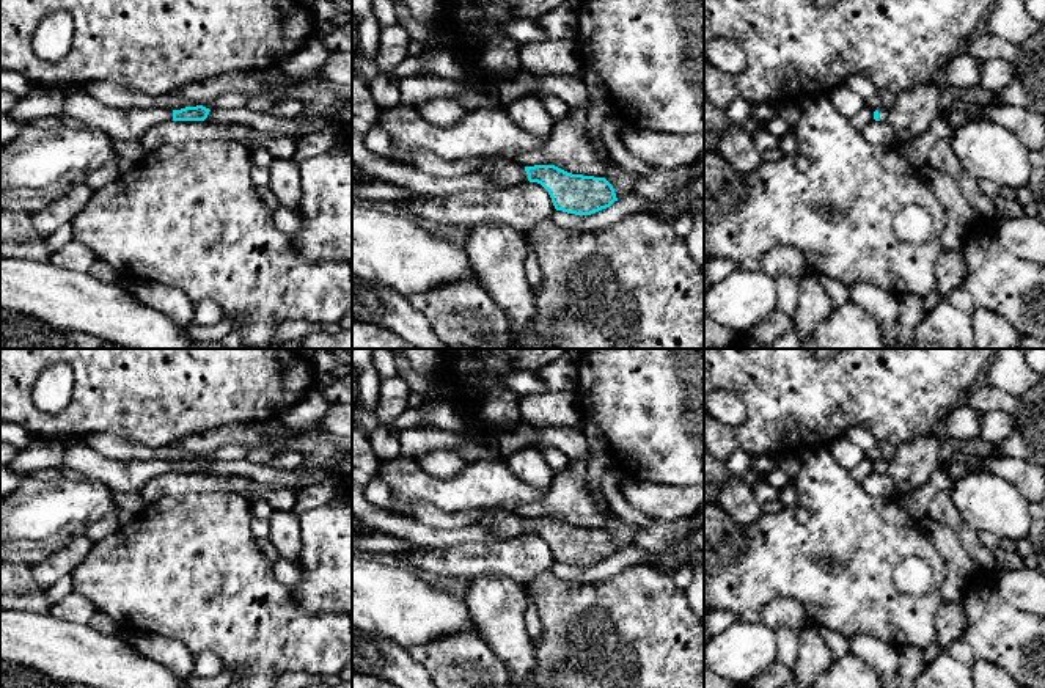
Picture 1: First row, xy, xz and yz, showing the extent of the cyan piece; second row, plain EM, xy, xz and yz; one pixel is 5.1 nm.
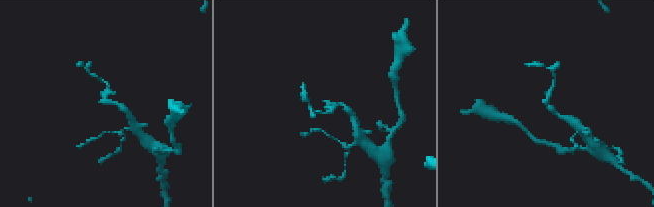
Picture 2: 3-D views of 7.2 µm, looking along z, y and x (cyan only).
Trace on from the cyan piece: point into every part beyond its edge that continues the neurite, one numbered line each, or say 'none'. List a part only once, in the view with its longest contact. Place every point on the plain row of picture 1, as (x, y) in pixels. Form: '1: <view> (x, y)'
1: xz (505, 523)

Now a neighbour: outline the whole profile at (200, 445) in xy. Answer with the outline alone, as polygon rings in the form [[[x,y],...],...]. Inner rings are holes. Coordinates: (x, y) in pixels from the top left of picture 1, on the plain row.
[[[228,424],[211,432],[187,435],[179,446],[190,459],[206,457],[218,448],[239,443],[247,448],[258,448],[267,441],[266,424]]]

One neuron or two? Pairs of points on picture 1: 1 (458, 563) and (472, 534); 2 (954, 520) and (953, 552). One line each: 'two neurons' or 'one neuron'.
1: two neurons
2: two neurons

